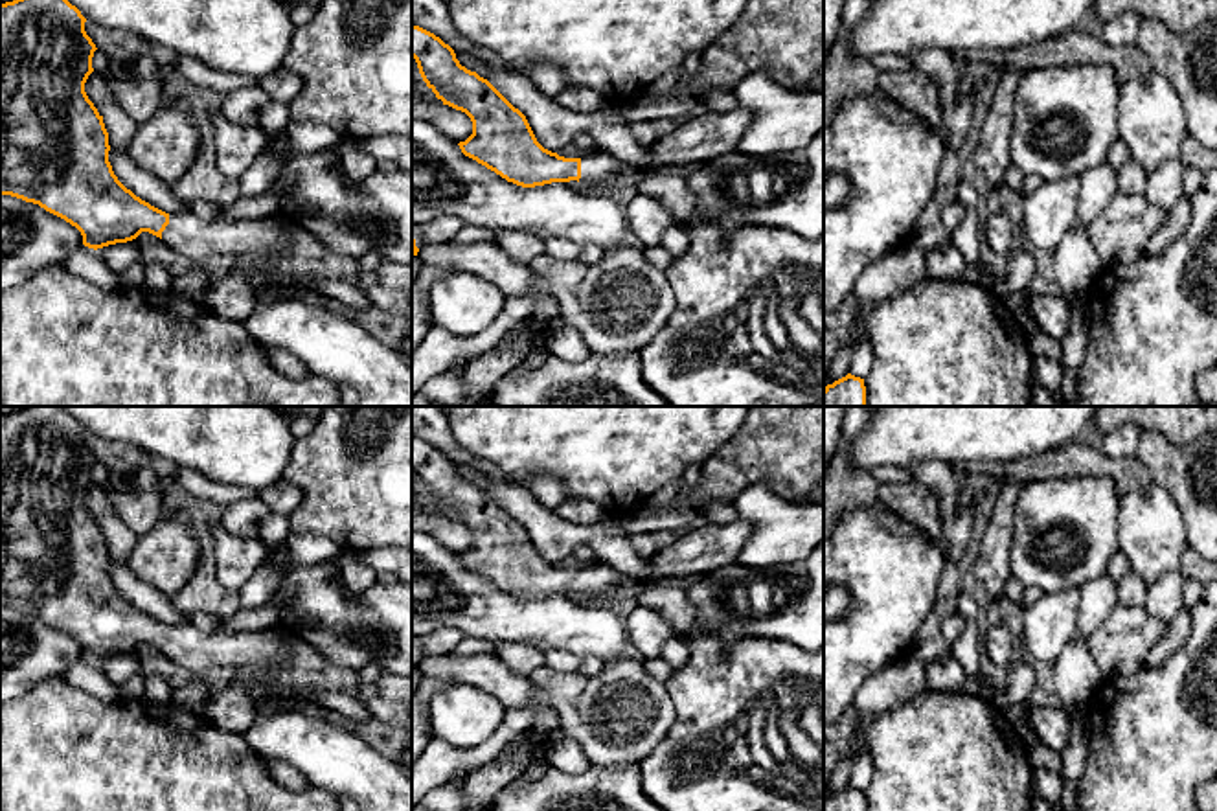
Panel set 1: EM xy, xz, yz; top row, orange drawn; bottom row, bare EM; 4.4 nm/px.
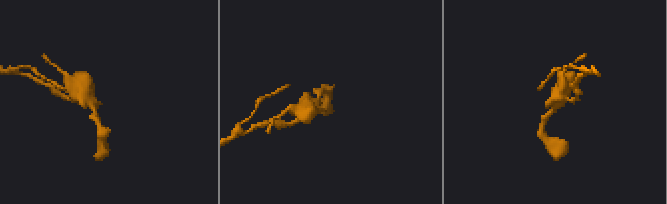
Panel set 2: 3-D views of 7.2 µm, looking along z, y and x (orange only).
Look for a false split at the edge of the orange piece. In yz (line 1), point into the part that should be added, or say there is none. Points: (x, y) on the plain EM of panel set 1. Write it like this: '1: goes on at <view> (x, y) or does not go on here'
1: does not go on here

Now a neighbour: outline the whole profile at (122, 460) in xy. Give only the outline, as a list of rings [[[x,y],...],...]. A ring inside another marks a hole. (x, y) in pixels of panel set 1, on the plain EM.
[[[86,432],[85,443],[92,451],[97,462],[101,462],[108,473],[114,473],[129,485],[131,476],[142,469],[151,469],[160,480],[173,480],[176,465],[165,458],[151,454],[140,447],[127,447],[119,441],[107,441],[96,434]]]

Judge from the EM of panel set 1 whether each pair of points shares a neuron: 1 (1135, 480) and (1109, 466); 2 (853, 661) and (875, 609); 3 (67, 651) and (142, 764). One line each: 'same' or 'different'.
1: same
2: same
3: different

